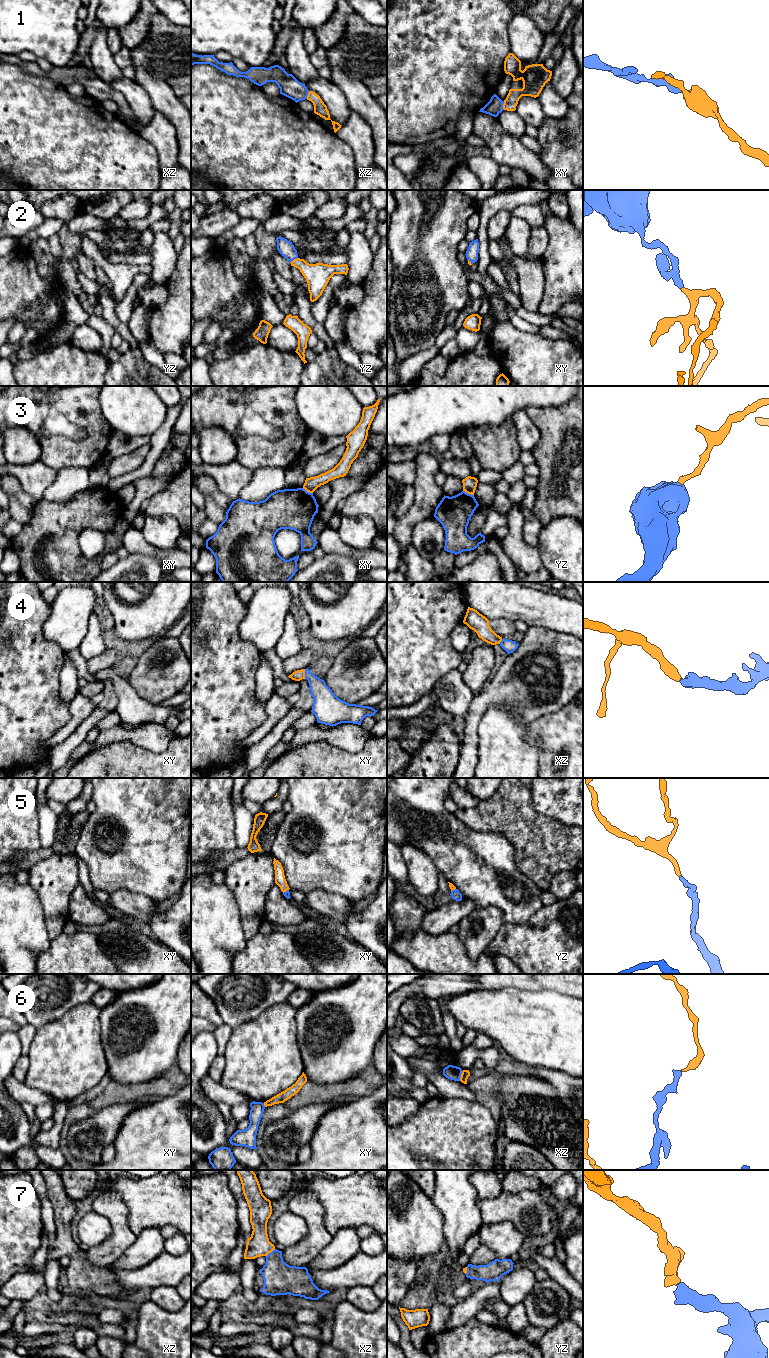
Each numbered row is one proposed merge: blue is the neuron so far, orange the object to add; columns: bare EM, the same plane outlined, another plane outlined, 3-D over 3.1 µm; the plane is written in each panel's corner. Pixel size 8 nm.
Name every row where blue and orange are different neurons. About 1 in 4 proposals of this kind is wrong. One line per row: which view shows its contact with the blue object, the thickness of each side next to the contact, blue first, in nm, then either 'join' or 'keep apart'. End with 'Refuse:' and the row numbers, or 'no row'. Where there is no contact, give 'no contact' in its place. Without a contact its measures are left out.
1: meets blue in xy; 130 nm thick on the blue side, 110 nm on the other; join
2: meets blue in yz; 120 nm thick on the blue side, 190 nm on the other; join
3: meets blue in yz; 260 nm thick on the blue side, 110 nm on the other; keep apart
4: meets blue in xy; 170 nm thick on the blue side, 90 nm on the other; join
5: meets blue in xy; 50 nm thick on the blue side, 90 nm on the other; join
6: meets blue in xz; 120 nm thick on the blue side, 70 nm on the other; keep apart
7: meets blue in xz; 260 nm thick on the blue side, 180 nm on the other; join
Refuse: 3, 6

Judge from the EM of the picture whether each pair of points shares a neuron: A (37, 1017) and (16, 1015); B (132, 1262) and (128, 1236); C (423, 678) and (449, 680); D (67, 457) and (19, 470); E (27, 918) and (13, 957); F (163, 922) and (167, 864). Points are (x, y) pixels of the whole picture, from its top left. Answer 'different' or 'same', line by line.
A: different
B: different
C: different
D: different
E: same
F: different

